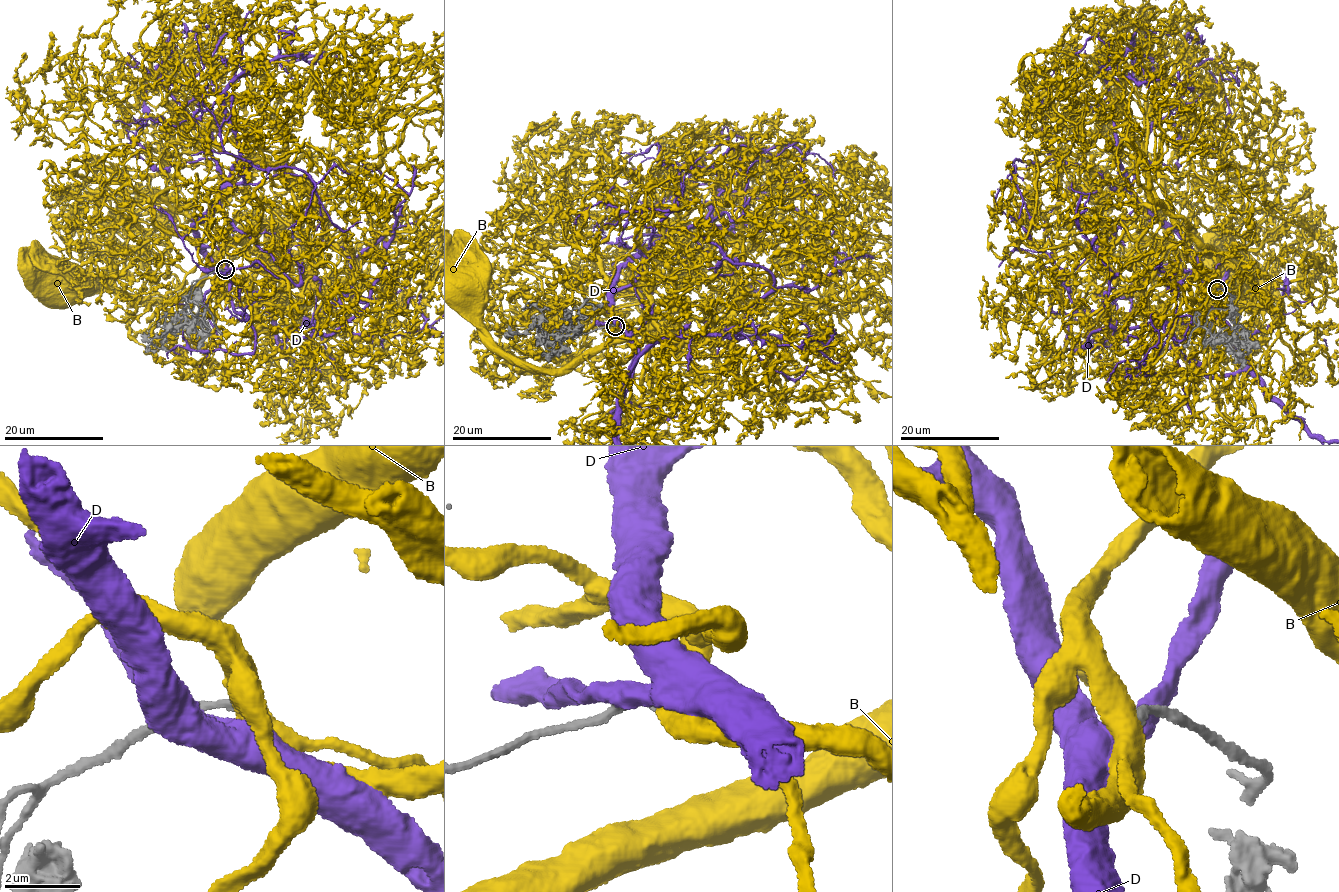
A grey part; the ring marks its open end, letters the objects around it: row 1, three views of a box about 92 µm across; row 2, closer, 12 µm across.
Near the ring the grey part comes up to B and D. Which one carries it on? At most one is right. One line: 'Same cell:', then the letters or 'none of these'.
Same cell: none of these

